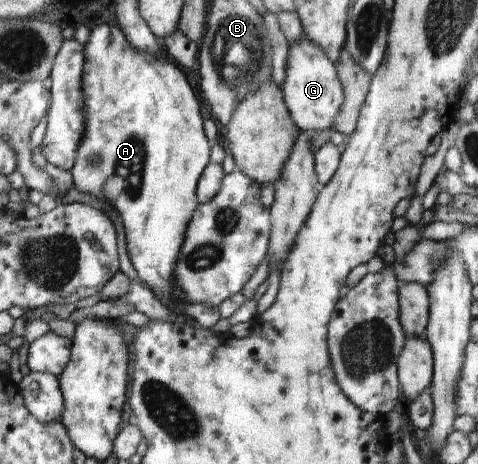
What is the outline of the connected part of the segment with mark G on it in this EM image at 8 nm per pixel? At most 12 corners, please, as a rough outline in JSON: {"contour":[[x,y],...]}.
{"contour":[[306,37],[289,46],[283,100],[299,130],[332,128],[334,63]]}

